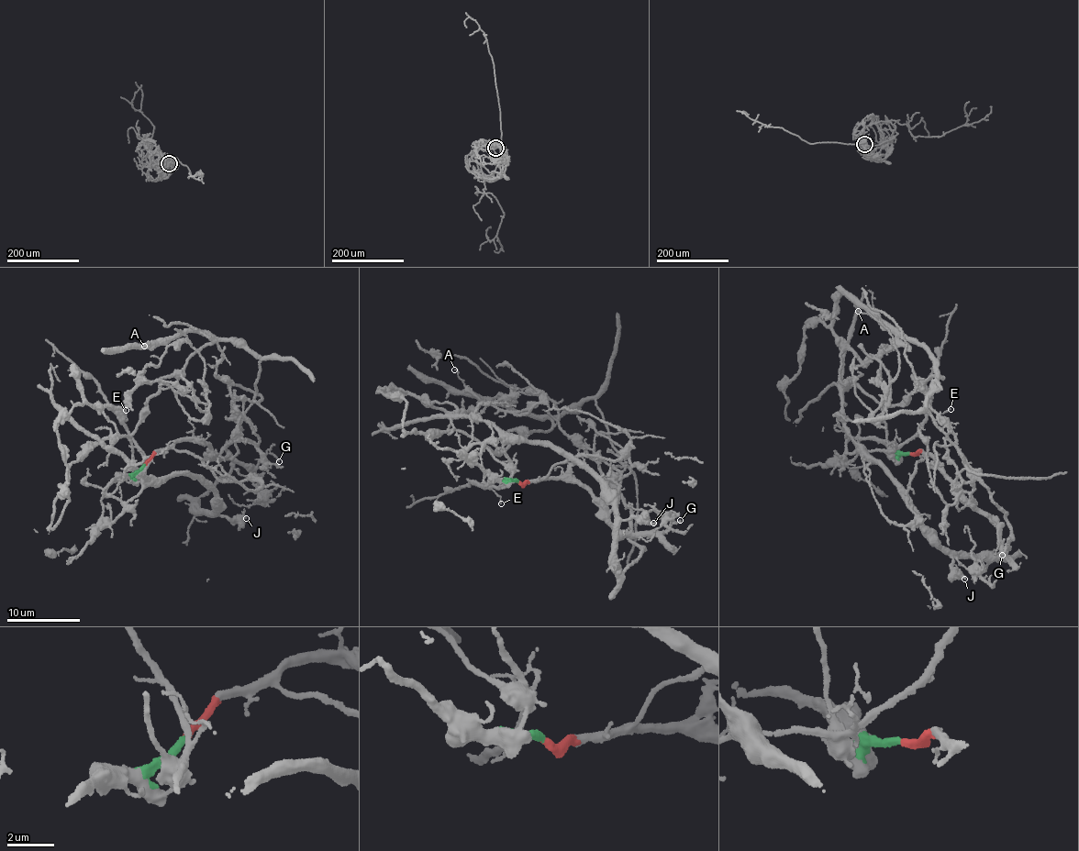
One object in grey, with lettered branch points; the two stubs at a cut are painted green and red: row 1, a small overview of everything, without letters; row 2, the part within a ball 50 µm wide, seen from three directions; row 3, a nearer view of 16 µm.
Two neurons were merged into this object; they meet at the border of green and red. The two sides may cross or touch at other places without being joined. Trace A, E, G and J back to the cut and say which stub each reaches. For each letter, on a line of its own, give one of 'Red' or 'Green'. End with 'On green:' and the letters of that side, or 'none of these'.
A: Green
E: Green
G: Red
J: Green
On green: A, E, J

